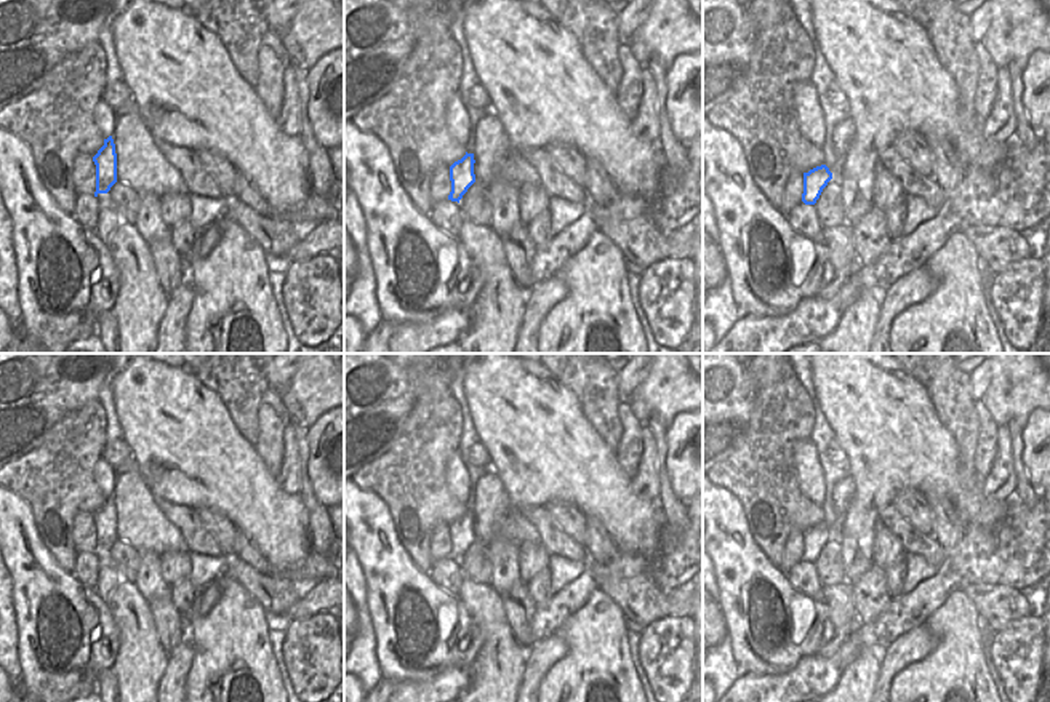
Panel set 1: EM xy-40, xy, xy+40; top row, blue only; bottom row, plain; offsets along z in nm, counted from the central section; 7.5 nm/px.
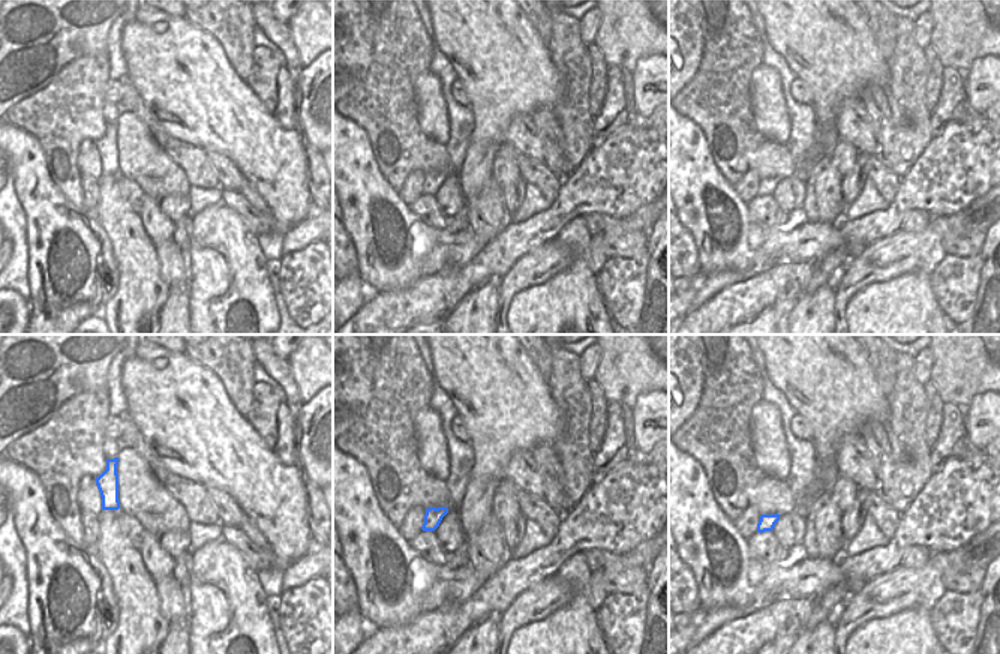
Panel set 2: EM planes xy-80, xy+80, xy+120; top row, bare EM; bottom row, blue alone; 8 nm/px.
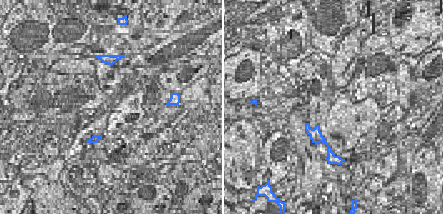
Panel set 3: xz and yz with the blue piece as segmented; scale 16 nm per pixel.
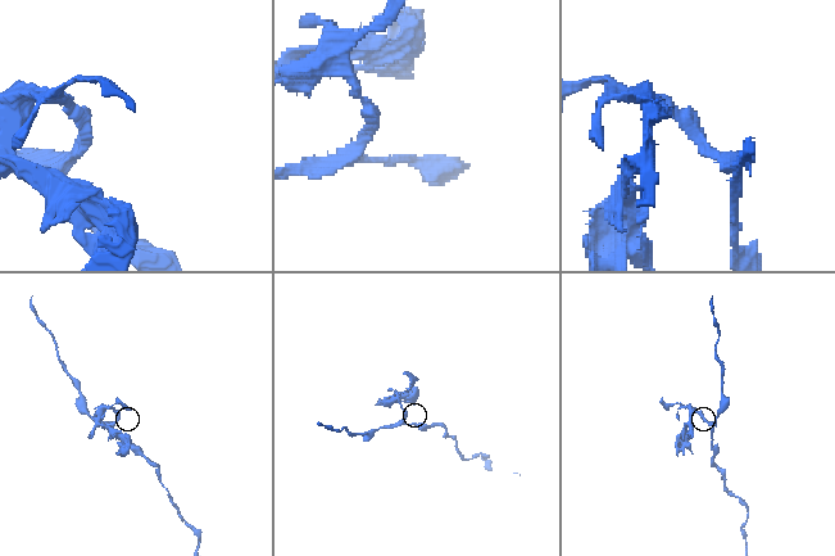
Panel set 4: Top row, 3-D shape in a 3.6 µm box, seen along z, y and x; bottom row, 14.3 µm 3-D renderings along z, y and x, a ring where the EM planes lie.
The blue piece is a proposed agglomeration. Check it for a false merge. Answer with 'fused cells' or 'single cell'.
fused cells

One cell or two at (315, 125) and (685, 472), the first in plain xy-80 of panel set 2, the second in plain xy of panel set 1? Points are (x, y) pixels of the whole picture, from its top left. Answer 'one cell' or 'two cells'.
one cell

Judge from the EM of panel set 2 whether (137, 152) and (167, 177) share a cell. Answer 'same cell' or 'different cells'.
same cell

